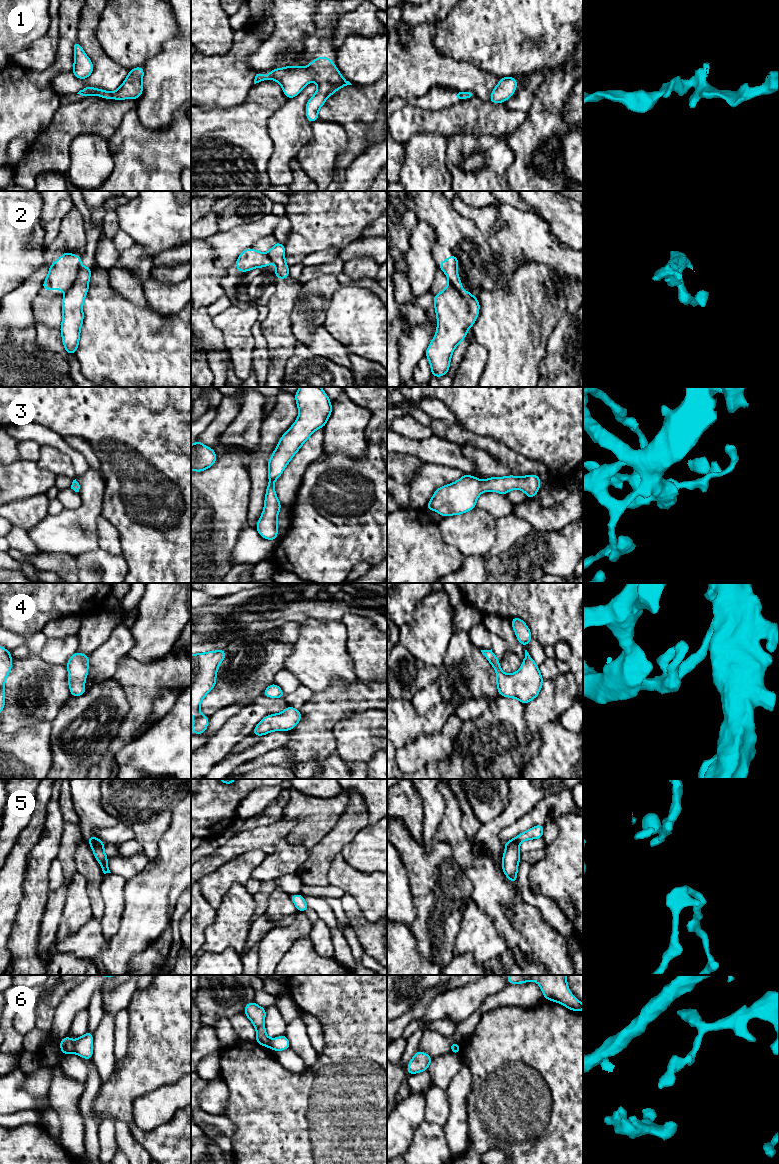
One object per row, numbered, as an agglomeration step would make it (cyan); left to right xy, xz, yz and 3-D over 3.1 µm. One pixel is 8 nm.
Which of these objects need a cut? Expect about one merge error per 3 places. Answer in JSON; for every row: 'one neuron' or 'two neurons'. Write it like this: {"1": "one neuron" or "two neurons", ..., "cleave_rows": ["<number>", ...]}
{"1": "one neuron", "2": "two neurons", "3": "one neuron", "4": "one neuron", "5": "one neuron", "6": "two neurons", "cleave_rows": ["2", "6"]}

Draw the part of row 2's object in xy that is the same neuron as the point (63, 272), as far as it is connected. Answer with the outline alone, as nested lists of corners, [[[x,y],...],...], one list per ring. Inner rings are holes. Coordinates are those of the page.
[[[63,252],[63,255],[50,265],[41,290],[70,289],[77,278],[81,260],[82,256]]]

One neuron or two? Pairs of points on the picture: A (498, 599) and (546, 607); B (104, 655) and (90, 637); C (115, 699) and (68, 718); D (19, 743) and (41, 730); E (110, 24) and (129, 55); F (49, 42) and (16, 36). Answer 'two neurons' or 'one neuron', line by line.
A: one neuron
B: two neurons
C: one neuron
D: one neuron
E: one neuron
F: two neurons

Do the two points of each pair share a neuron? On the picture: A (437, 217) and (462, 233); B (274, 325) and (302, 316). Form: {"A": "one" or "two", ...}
{"A": "one", "B": "two"}

